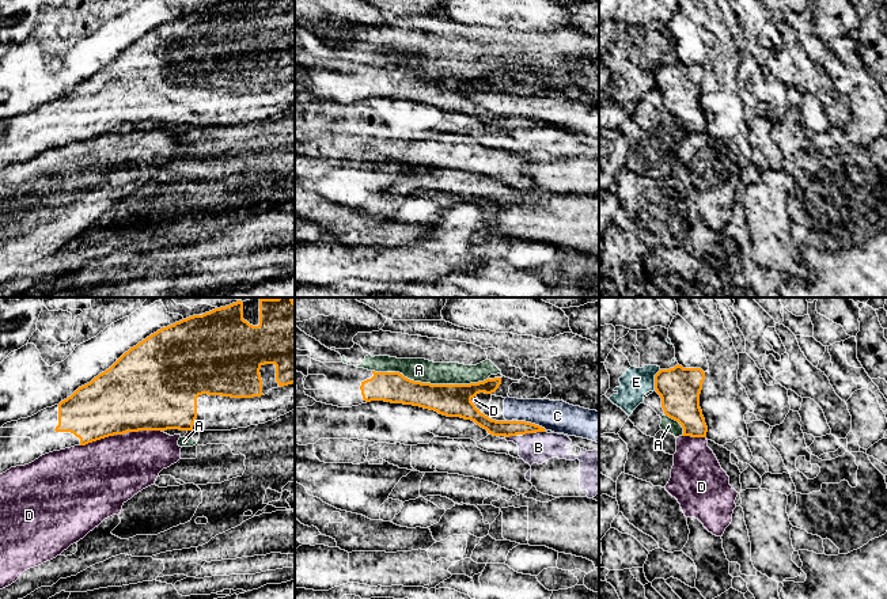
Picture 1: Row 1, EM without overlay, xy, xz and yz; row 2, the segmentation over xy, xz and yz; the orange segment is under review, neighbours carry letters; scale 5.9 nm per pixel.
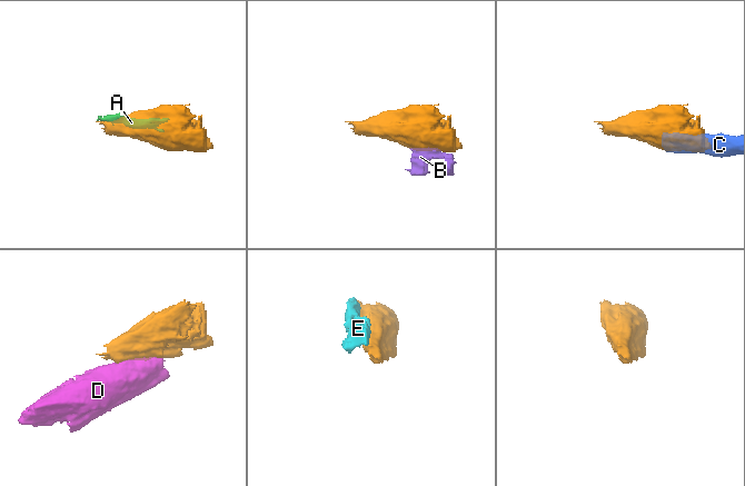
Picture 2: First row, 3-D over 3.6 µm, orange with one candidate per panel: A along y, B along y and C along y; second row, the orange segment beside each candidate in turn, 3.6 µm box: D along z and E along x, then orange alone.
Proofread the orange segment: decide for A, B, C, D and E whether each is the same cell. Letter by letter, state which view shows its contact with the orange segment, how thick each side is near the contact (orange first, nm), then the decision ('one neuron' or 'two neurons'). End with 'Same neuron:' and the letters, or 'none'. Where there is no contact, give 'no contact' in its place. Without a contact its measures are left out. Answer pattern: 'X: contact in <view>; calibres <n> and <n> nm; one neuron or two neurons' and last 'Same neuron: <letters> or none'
A: contact in xz; calibres 190 and 140 nm; two neurons
B: contact in xz; calibres 100 and 180 nm; two neurons
C: contact in xz; calibres 100 and 190 nm; two neurons
D: contact in xy; calibres 440 and 400 nm; two neurons
E: contact in yz; calibres 240 and 180 nm; two neurons
Same neuron: none

